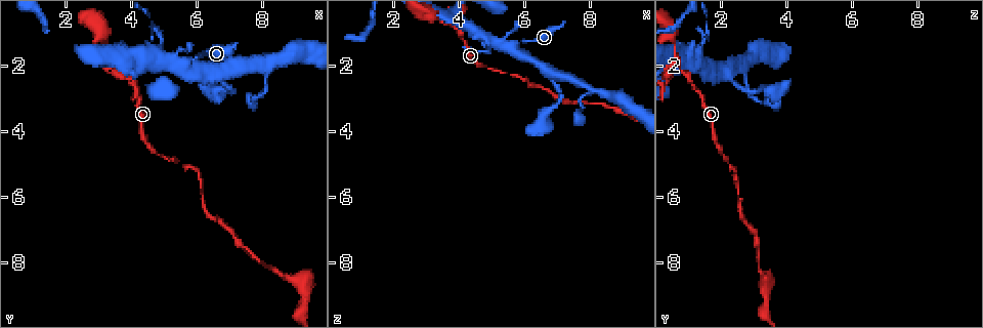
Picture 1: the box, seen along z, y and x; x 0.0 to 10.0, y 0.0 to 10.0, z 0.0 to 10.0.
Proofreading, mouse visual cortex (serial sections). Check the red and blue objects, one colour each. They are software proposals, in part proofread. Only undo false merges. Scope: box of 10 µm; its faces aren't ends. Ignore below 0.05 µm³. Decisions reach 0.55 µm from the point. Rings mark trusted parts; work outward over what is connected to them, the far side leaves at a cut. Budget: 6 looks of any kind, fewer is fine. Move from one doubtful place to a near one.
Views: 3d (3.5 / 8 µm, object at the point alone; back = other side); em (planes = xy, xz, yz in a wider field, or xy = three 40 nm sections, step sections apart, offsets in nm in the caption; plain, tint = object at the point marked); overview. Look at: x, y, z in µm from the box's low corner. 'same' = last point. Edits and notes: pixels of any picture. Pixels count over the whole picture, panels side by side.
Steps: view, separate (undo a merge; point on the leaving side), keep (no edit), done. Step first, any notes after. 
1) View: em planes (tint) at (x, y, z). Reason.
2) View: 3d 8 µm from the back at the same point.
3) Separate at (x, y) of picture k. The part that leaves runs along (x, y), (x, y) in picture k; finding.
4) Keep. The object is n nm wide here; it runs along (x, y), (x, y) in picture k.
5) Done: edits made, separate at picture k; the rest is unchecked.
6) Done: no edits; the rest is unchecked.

View: 3d 3.5 µm at (5.60, 2.00, 1.45). Three arms meet.

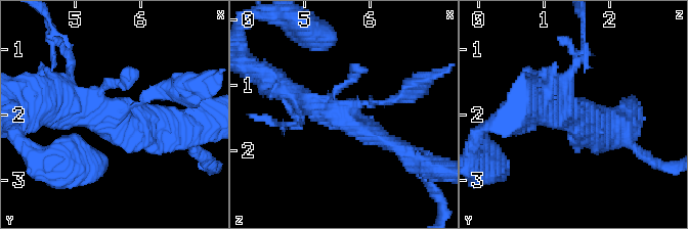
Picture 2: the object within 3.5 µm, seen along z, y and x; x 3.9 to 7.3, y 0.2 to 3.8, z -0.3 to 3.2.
View: em xy step 2 (tint) at (5.60, 1.95, 1.40). Need the tissue.

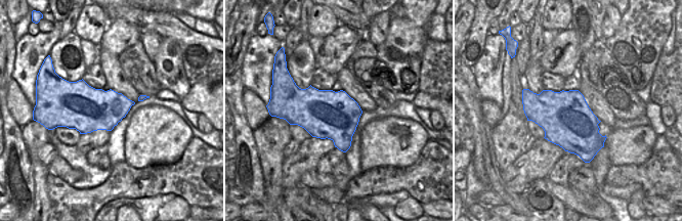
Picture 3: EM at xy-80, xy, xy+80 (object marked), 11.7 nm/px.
Keep. It runs along (553, 88), (587, 126), (607, 126) in picture 2; all the same cell.

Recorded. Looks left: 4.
View: 3d 3.5 µm from the back at (8.00, 2.05, 2.65). Two arms in line, one across.

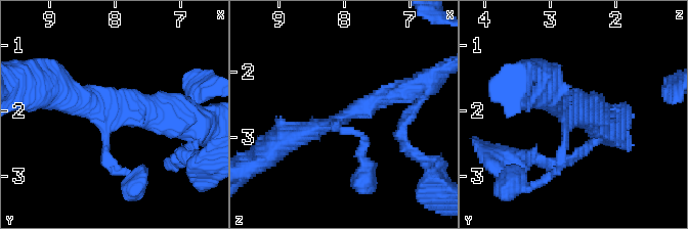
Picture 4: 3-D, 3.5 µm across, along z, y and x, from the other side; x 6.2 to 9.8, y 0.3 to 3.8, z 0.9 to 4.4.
View: em xy step 5 (tint) at (7.95, 2.00, 2.65). 3 arms meet here; the arms are 150, 350, 350 nm wide.

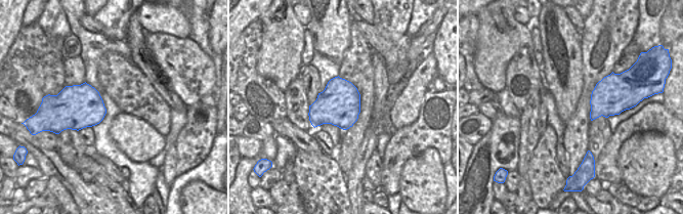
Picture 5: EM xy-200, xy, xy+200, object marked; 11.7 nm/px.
Keep. It runs along (406, 91), (288, 136) in picture 4; all the same cell.

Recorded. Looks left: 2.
View: 3d 3.5 µm at (3.70, 1.95, 0.70). Sharp bend.

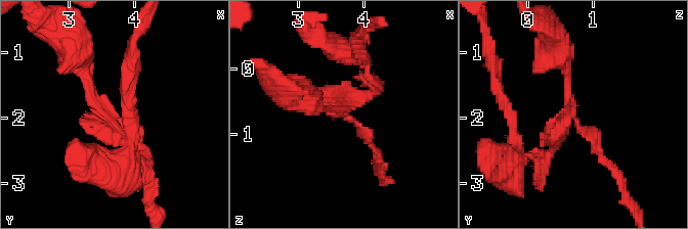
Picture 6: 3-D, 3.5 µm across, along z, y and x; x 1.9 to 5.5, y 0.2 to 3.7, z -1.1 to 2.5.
Separate at (109, 133) of picture 6. Two cells meet here.

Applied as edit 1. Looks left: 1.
Done: edits made, separate at picture 6; the rest is unchecked.

